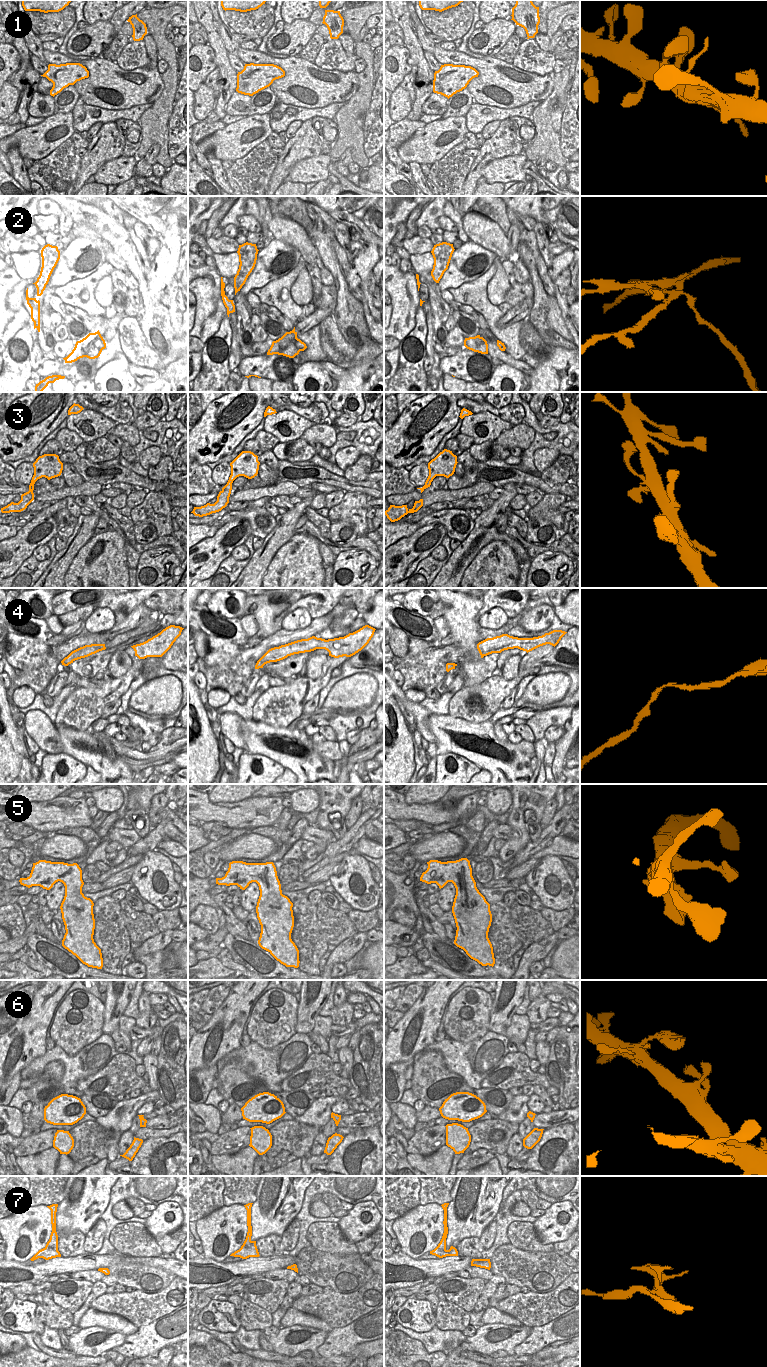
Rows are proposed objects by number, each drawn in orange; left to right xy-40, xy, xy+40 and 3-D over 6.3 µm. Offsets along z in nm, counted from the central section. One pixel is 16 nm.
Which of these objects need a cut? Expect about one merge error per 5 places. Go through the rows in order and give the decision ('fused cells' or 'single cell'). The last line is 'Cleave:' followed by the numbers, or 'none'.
1: single cell
2: fused cells
3: single cell
4: single cell
5: single cell
6: single cell
7: single cell
Cleave: 2

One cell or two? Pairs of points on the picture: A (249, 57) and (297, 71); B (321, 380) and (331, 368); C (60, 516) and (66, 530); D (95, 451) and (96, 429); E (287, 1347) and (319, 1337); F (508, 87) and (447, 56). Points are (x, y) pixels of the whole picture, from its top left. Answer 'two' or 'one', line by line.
A: one
B: two
C: one
D: two
E: one
F: one

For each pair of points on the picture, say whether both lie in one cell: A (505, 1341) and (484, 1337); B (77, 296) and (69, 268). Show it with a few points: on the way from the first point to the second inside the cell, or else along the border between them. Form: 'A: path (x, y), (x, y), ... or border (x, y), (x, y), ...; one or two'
A: path (500, 1341), (496, 1343), (489, 1342); one
B: border (94, 272), (64, 286), (60, 286), (56, 290); two

